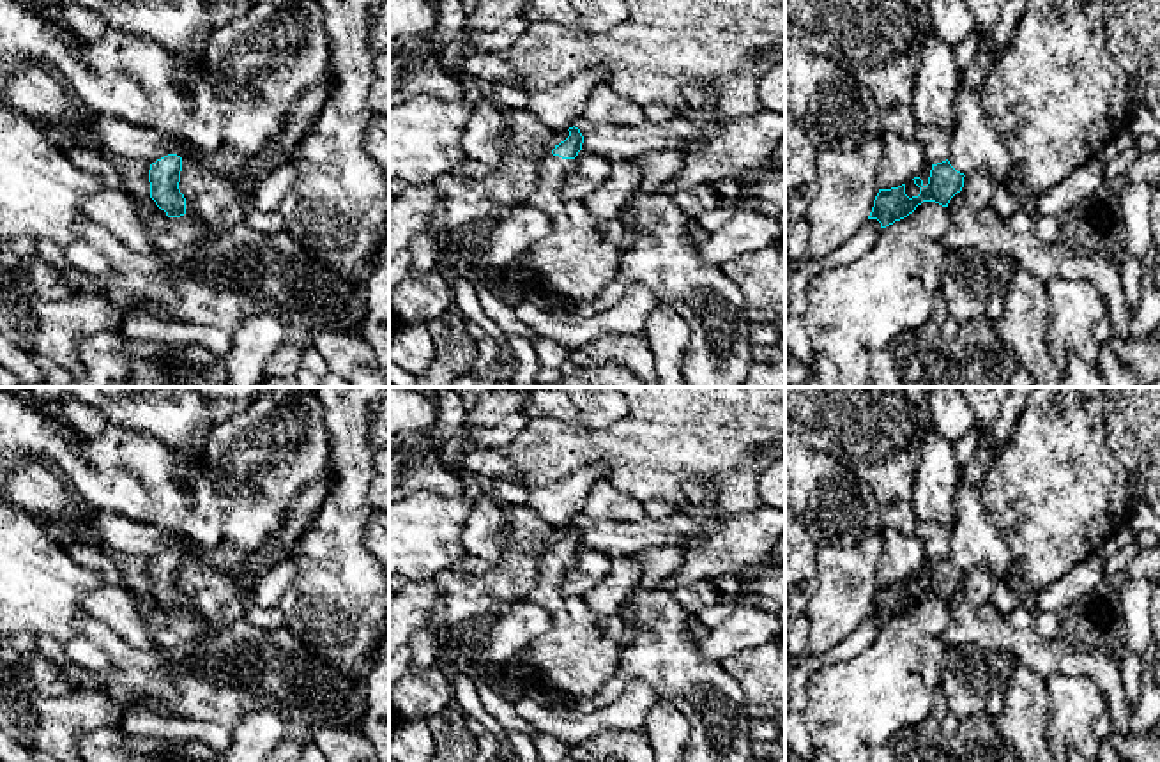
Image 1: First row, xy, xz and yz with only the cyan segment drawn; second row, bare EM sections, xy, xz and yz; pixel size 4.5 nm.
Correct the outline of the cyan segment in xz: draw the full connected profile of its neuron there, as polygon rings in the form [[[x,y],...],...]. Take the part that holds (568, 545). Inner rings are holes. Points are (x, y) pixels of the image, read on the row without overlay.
[[[569,523],[569,532],[538,557],[538,583],[525,603],[534,603],[550,613],[564,606],[562,582],[566,566],[582,546],[584,532],[578,523]]]

